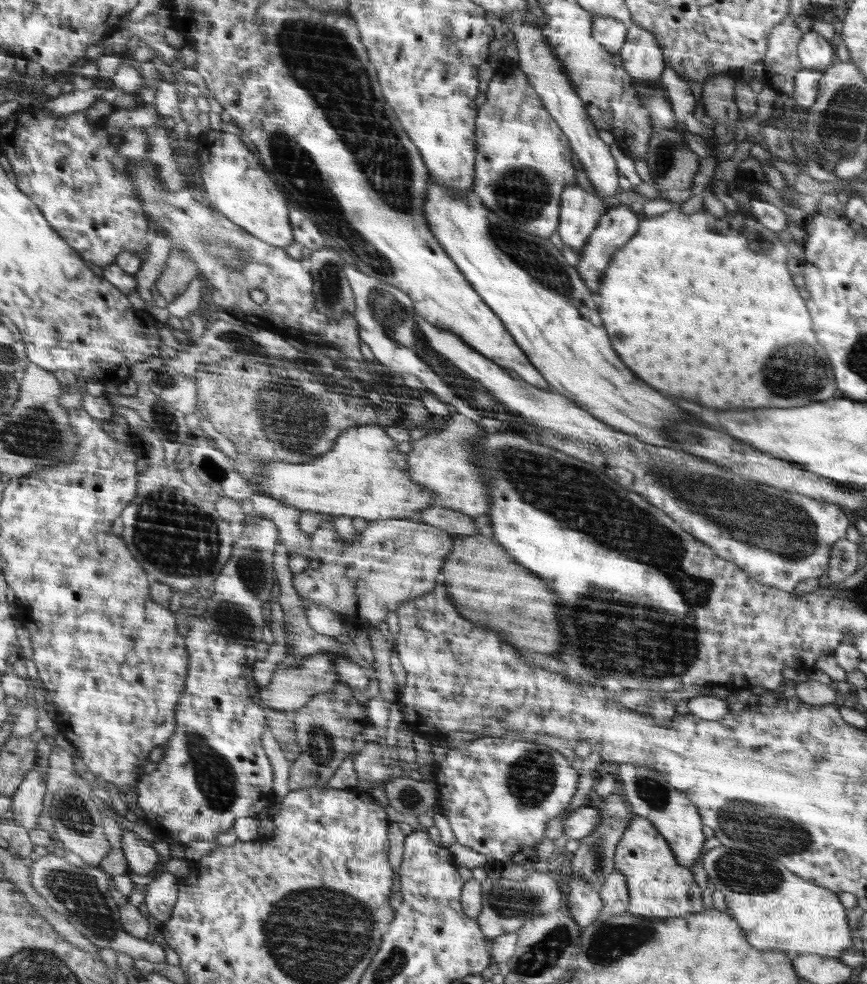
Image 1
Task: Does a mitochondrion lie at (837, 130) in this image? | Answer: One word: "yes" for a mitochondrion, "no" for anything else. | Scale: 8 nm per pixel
yes

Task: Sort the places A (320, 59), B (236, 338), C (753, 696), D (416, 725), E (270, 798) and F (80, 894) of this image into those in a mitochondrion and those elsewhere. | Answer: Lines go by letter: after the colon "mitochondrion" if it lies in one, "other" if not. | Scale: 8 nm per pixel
A: mitochondrion
B: other
C: other
D: other
E: other
F: mitochondrion

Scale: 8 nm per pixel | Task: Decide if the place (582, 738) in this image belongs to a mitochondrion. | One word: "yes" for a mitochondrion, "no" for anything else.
no

